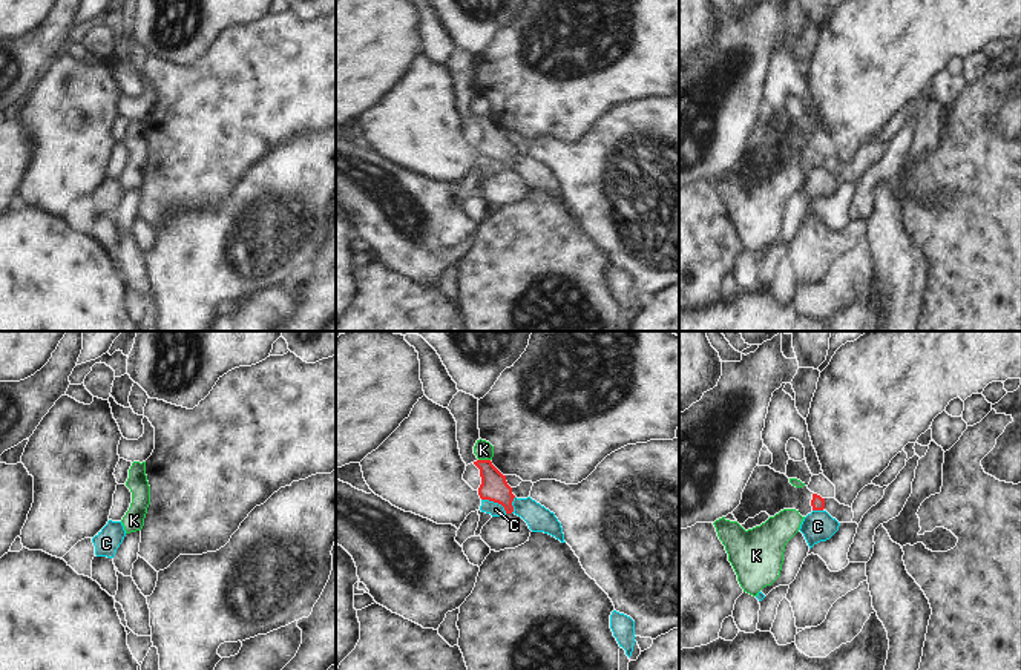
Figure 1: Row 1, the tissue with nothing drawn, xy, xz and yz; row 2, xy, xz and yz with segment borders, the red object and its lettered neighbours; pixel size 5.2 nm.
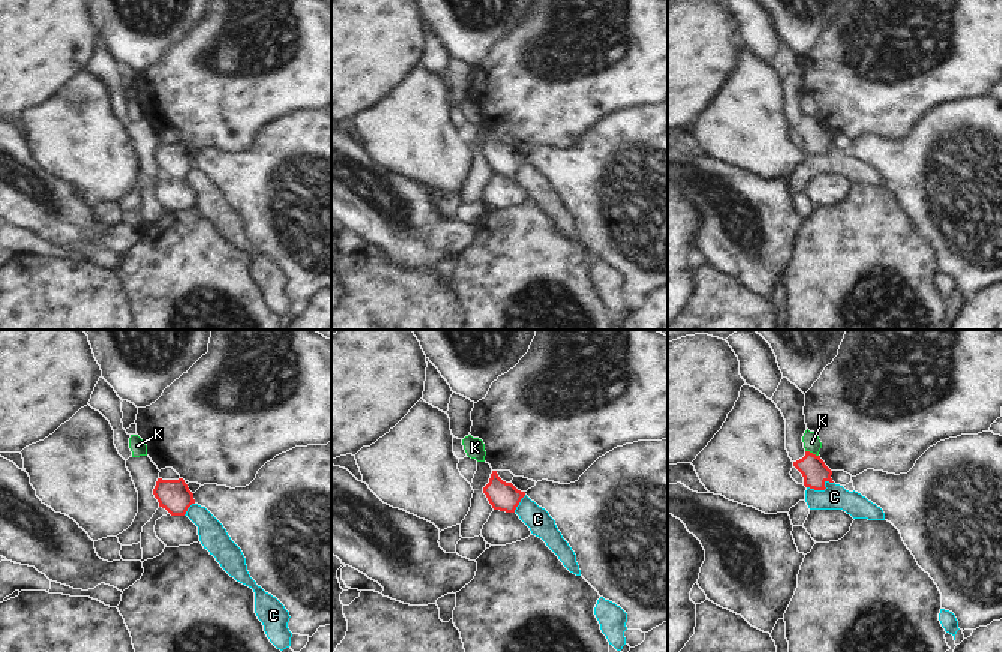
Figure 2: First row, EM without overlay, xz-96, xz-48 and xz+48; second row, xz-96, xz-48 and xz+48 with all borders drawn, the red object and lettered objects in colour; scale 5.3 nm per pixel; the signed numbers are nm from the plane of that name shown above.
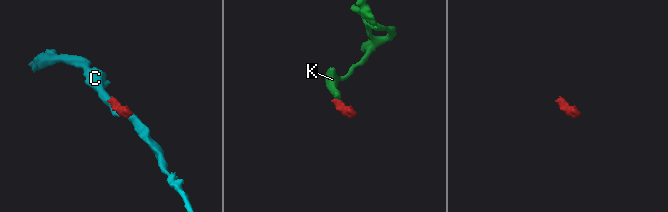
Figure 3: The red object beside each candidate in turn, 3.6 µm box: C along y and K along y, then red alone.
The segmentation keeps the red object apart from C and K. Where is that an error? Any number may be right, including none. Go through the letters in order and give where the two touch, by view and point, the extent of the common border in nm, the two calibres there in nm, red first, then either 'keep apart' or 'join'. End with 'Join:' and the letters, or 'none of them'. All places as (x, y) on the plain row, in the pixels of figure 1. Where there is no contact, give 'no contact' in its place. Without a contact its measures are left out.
C: meets red in xz at (495, 158); contact 150 nm long; 140 nm thick on the red side, 70 nm on the other; keep apart
K: meets red in xz at (485, 117); contact 60 nm long; 140 nm thick on the red side, 100 nm on the other; keep apart
Join: none of them

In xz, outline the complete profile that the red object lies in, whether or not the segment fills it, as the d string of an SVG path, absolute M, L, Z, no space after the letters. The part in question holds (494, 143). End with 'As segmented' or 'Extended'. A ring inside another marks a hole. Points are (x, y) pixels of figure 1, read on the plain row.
M458 48L451 57L448 66L457 78L457 98L463 118L466 123L474 120L480 126L480 155L498 159L504 164L506 170L512 170L512 158L515 152L506 138L506 132L503 132L491 117L478 117L474 110L474 103L480 97L478 55Z. Extended

